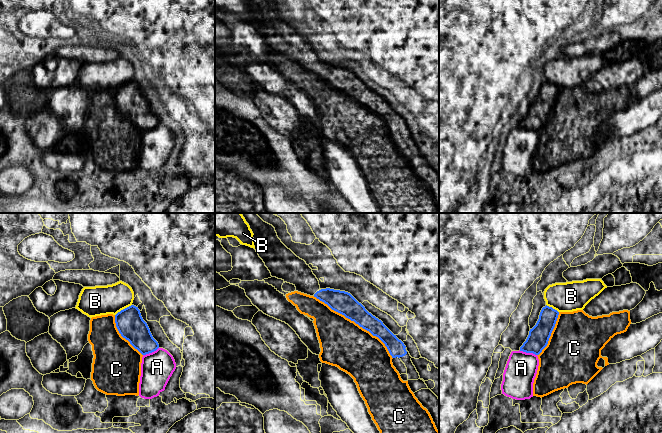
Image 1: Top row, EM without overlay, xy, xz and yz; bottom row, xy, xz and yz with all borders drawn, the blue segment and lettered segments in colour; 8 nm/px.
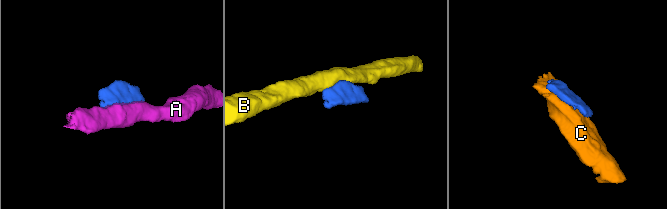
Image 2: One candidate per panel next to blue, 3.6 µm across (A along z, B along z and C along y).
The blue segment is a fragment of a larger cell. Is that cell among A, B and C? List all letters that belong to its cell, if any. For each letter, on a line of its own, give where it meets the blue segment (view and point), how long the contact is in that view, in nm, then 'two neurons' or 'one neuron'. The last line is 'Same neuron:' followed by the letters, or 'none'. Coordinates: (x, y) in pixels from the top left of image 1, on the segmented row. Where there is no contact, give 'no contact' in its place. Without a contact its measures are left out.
A: meets blue in yz at (528, 352); contact 150 nm long; two neurons
B: meets blue in xy at (123, 309); contact 160 nm long; two neurons
C: meets blue in xz at (356, 323); contact 800 nm long; two neurons
Same neuron: none

